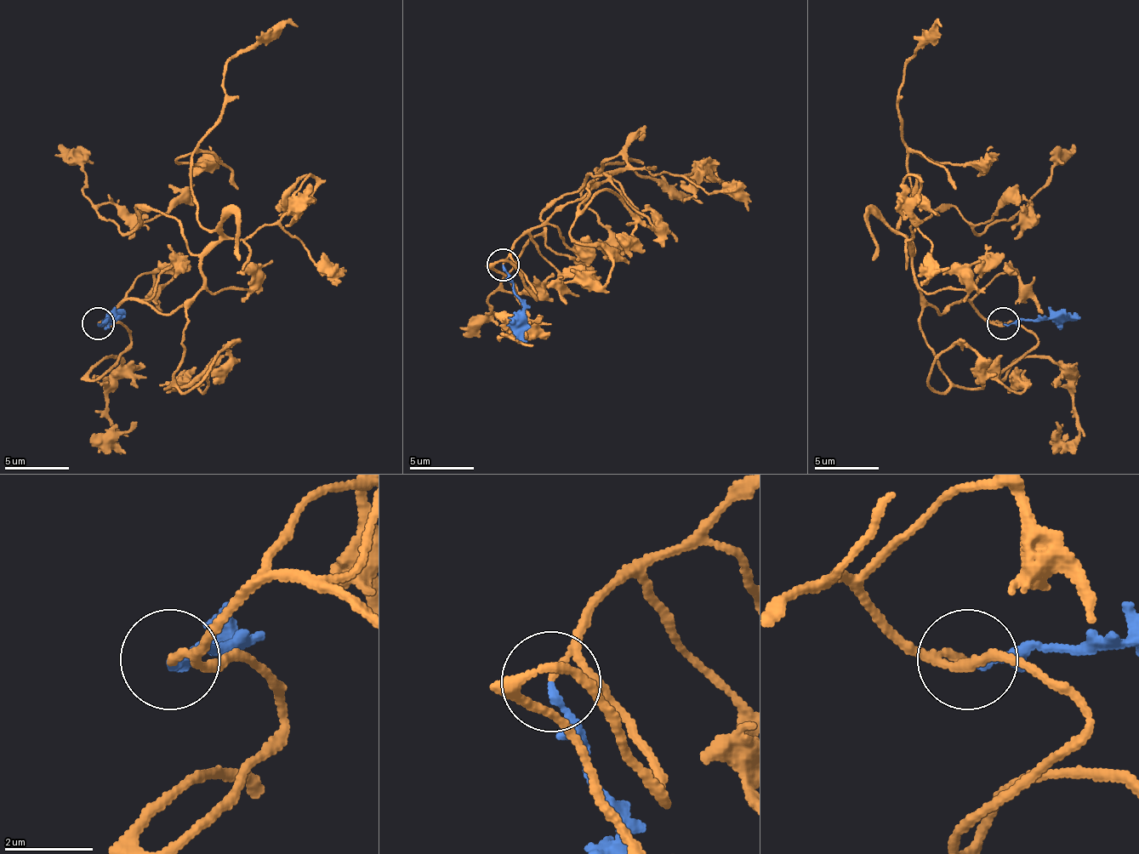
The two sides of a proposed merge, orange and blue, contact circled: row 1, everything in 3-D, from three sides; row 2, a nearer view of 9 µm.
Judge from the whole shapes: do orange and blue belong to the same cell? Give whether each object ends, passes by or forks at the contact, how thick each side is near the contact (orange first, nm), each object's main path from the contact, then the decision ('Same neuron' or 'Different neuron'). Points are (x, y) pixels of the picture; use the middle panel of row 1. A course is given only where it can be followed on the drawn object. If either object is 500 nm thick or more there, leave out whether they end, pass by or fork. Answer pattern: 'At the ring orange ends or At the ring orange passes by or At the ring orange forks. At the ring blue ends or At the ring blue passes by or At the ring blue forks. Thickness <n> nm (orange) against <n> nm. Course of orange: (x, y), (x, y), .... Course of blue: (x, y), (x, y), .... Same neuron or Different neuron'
At the ring orange passes by. At the ring blue ends. Thickness 110 nm (orange) against 140 nm. Course of orange: (504, 264), (529, 228), (617, 173), (626, 163), (620, 154), (597, 170), (629, 160), (642, 176), (703, 202). Course of blue: (504, 264), (523, 309), (520, 341). Same neuron

